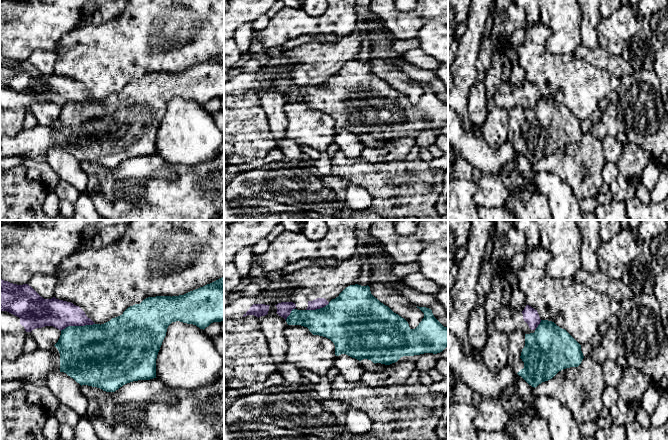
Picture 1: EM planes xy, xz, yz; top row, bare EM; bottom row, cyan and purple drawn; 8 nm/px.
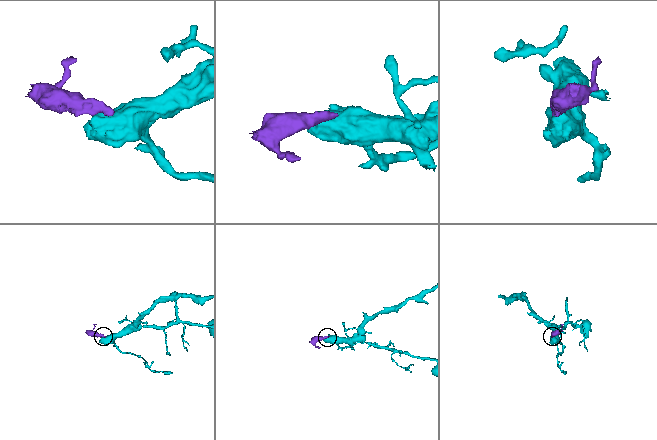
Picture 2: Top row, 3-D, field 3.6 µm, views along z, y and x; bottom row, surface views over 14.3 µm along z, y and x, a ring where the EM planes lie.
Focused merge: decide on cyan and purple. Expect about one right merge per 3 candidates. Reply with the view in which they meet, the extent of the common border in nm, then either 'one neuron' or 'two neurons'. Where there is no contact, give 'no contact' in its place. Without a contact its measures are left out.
meets cyan in xy; contact 280 nm long; two neurons

